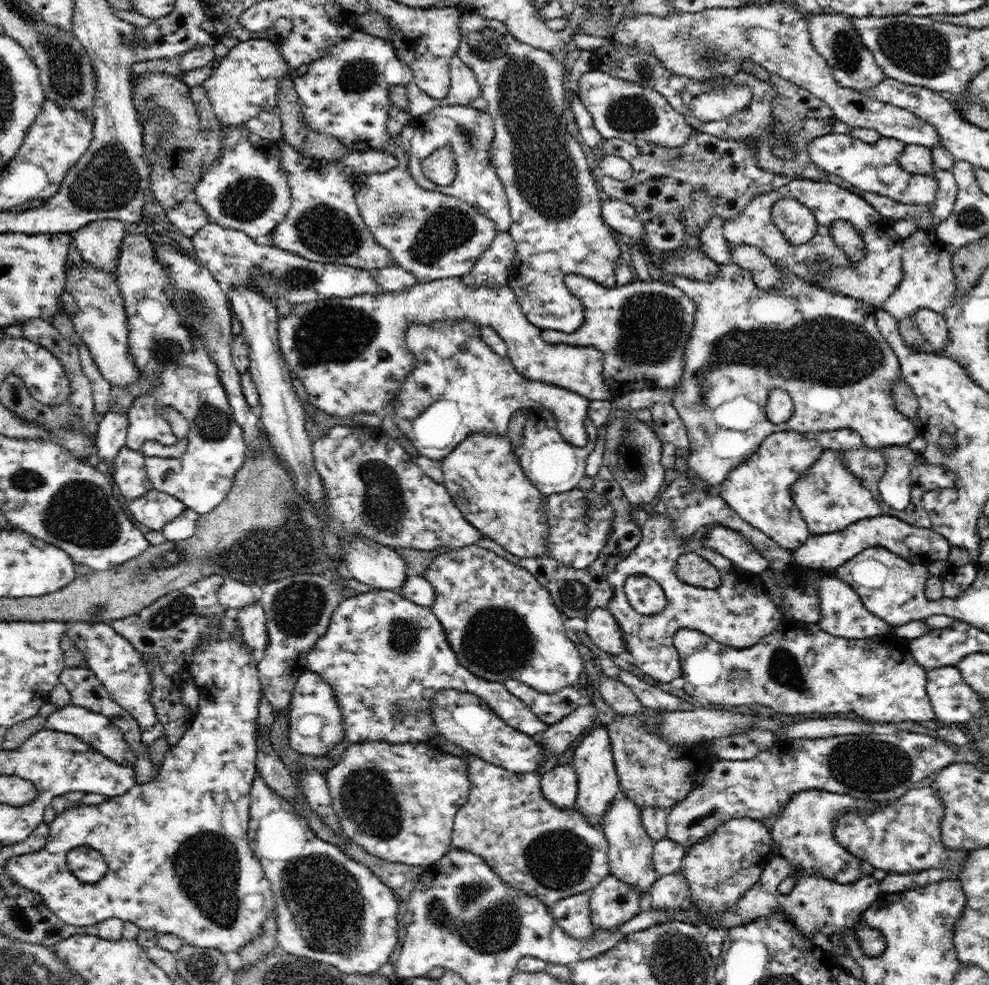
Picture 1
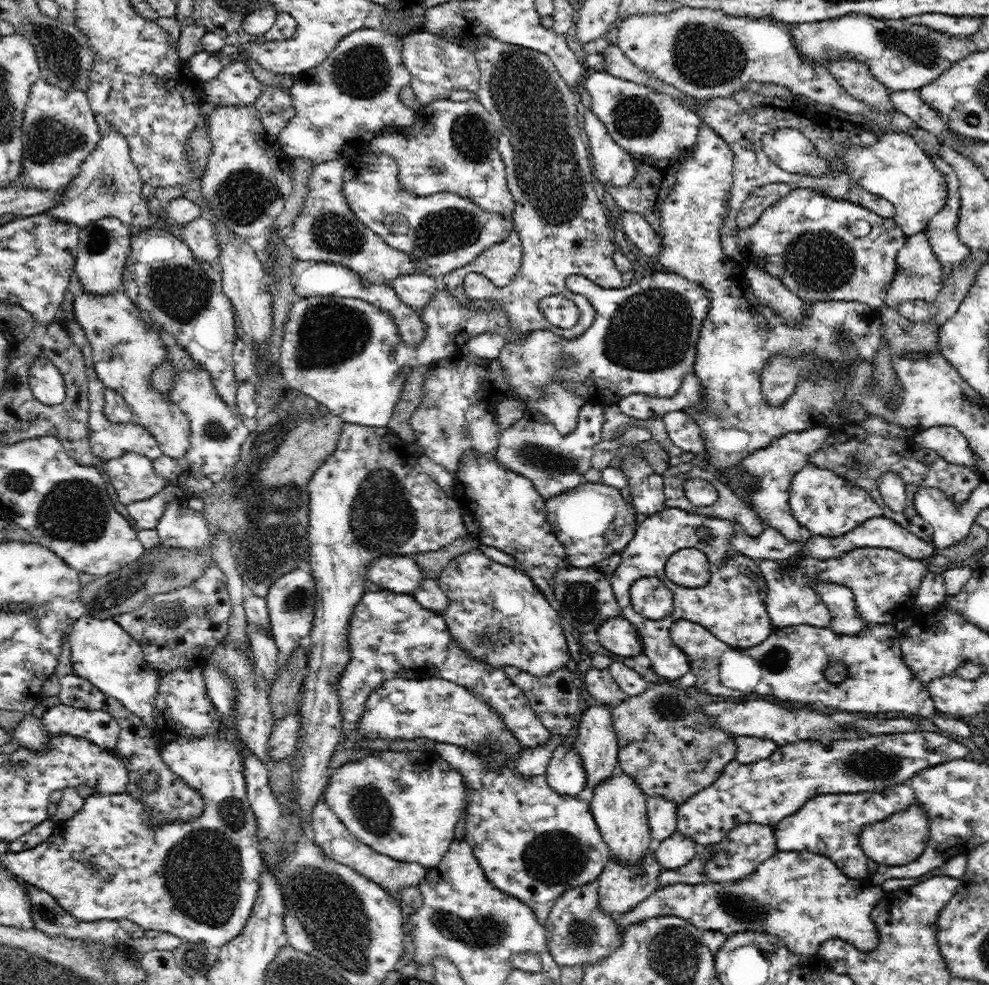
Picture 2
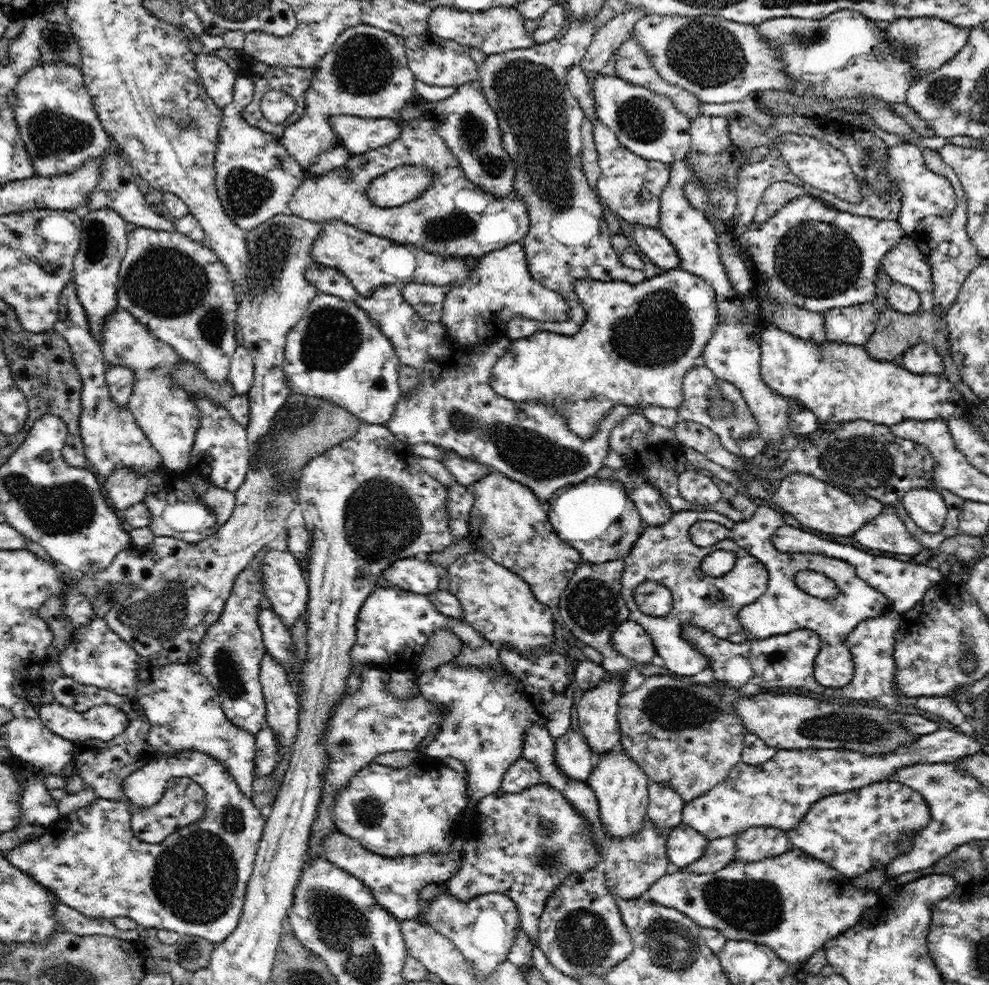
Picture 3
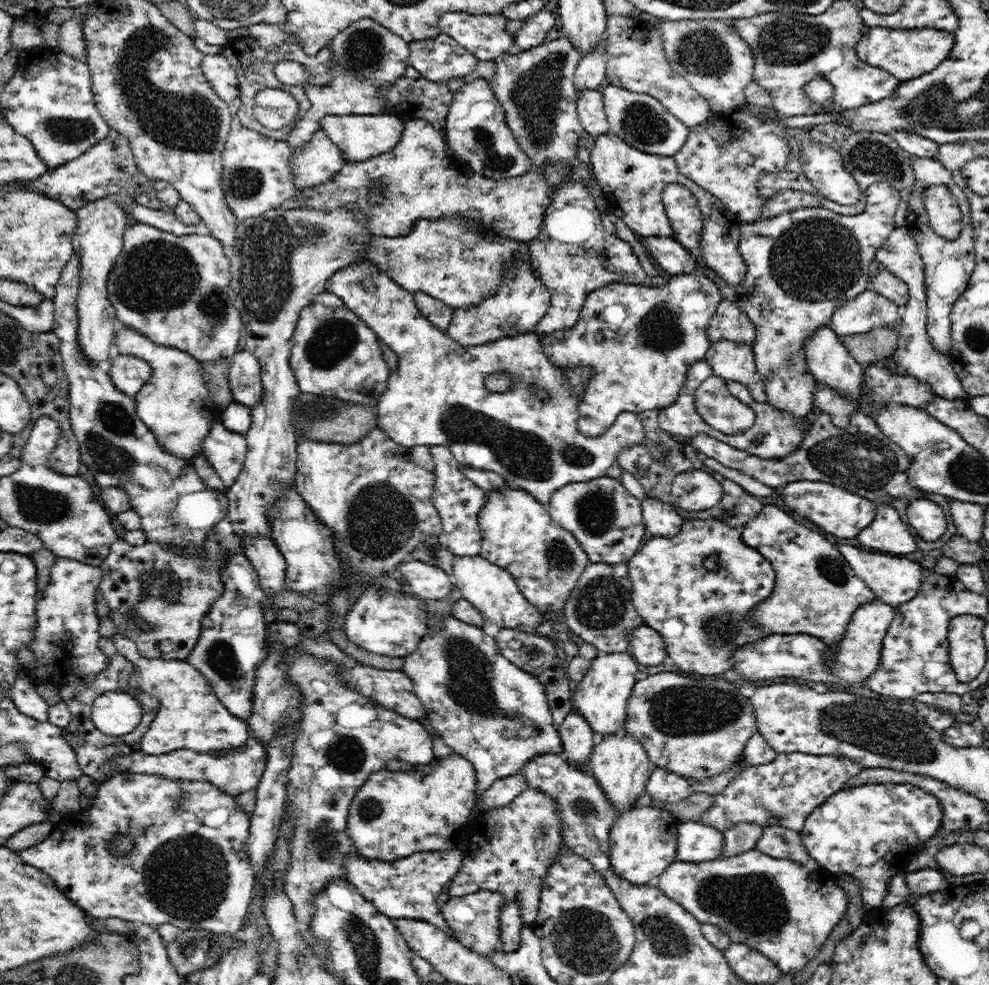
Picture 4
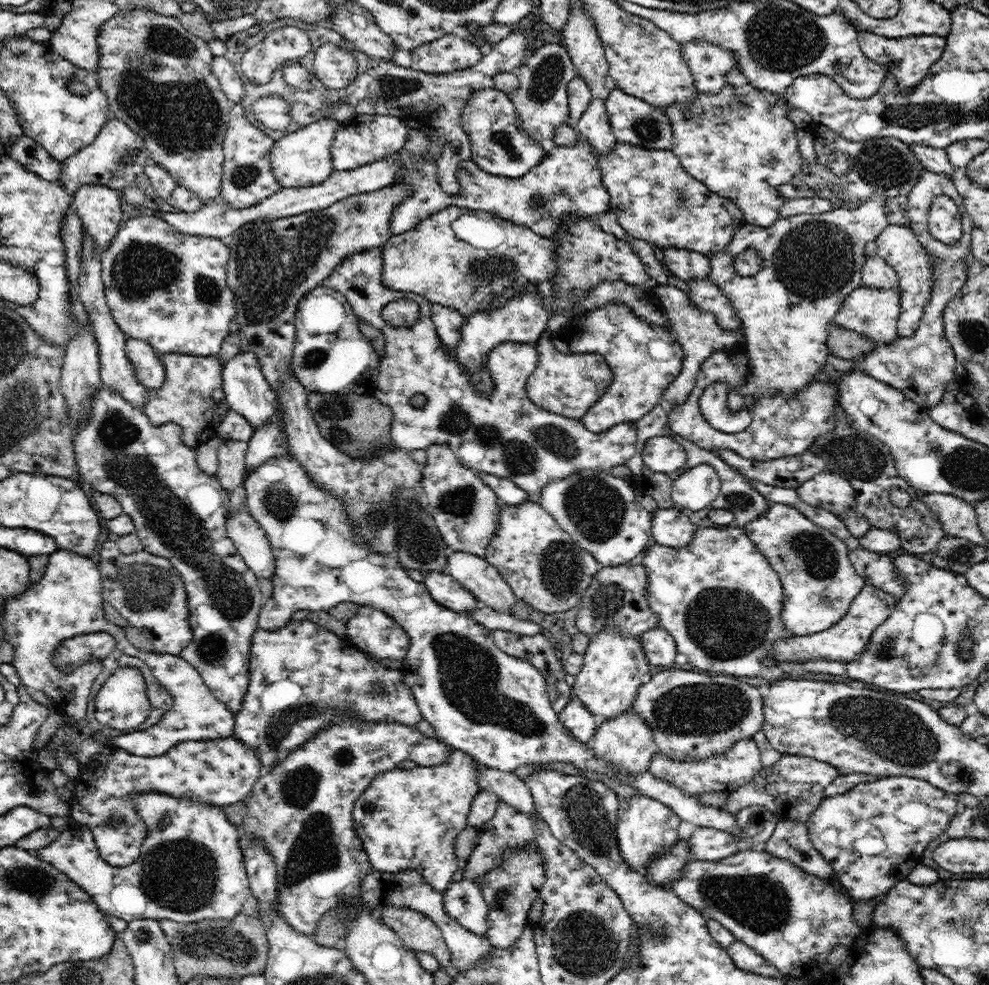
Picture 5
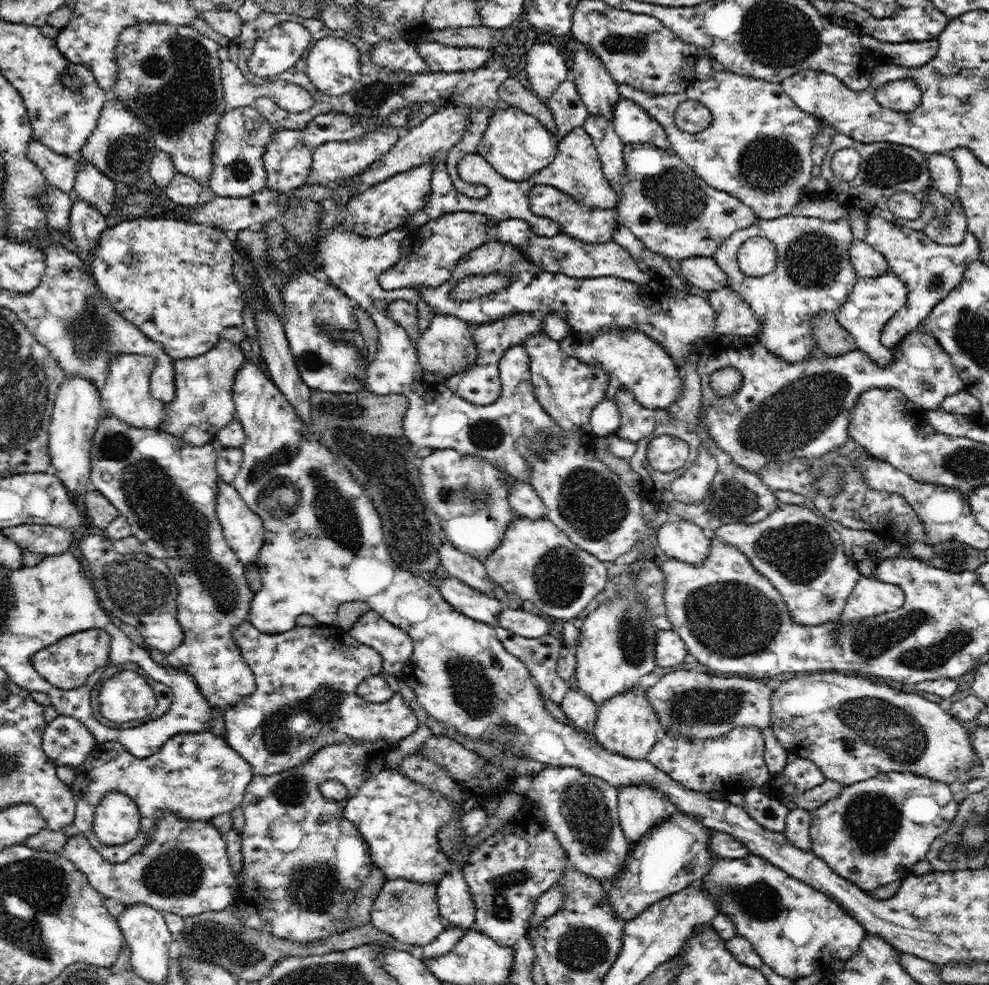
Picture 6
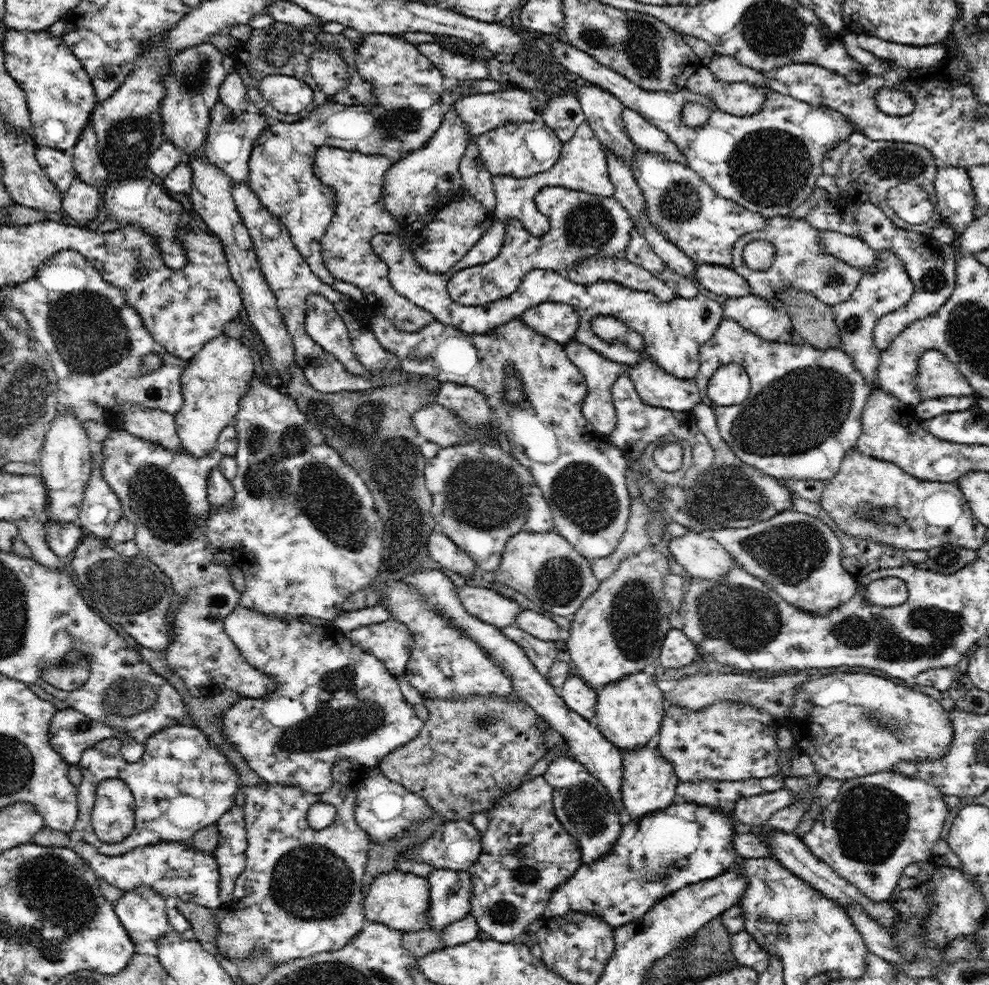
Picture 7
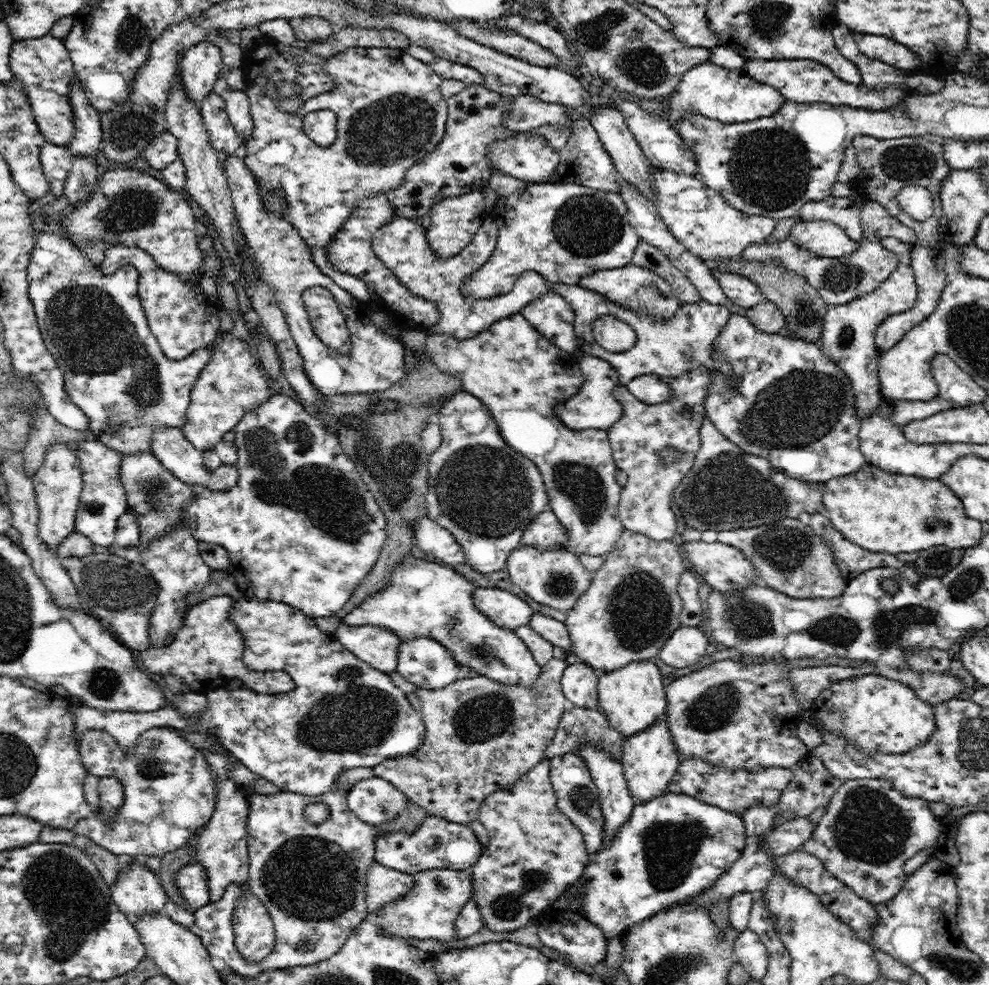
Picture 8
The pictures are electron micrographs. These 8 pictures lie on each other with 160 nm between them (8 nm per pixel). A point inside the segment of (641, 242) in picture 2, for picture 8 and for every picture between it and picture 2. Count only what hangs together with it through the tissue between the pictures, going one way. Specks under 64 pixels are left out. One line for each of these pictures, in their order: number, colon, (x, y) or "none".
3: (652, 243)
4: (671, 255)
5: (686, 265)
6: (704, 273)
7: (723, 281)
8: (740, 291)

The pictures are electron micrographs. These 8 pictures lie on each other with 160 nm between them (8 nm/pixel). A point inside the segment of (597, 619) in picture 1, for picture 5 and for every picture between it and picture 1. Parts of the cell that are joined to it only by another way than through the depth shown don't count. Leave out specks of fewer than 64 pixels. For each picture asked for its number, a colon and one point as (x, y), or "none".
2: (619, 636)
3: (630, 638)
4: (646, 645)
5: (660, 648)

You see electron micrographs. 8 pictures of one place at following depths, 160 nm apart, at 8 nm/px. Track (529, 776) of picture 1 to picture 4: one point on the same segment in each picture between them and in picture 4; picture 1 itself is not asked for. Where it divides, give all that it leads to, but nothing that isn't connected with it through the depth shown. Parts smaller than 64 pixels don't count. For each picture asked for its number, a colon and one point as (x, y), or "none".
2: (533, 843)
3: (524, 845)
4: (510, 848)

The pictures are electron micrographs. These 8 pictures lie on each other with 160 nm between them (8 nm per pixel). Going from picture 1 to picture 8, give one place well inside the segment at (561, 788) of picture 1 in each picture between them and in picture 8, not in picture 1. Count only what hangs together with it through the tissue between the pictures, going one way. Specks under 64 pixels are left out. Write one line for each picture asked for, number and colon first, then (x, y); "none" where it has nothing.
2: (565, 773)
3: (574, 758)
4: (578, 739)
5: (576, 718)
6: (581, 711)
7: (580, 698)
8: (579, 681)

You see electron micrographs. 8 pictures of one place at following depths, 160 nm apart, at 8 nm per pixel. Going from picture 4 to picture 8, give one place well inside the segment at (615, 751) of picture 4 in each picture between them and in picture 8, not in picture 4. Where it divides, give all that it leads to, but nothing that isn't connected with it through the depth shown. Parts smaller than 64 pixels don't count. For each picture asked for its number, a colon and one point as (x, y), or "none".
5: (626, 743)
6: (626, 724)
7: (630, 713)
8: (632, 698)

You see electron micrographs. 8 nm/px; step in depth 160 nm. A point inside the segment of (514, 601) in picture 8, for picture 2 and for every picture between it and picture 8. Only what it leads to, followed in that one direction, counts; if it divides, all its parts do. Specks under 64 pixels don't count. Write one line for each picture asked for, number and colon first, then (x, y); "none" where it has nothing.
2: (401, 574)
3: (416, 574)
4: (426, 581)
5: (444, 589)
6: (479, 606)
7: (490, 606)

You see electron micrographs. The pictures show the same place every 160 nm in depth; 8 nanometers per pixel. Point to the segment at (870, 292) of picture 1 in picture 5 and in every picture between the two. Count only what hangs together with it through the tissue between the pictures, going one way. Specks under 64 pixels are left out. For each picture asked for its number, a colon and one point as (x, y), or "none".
2: (821, 248)
3: (809, 252)
4: (802, 265)
5: (810, 263)

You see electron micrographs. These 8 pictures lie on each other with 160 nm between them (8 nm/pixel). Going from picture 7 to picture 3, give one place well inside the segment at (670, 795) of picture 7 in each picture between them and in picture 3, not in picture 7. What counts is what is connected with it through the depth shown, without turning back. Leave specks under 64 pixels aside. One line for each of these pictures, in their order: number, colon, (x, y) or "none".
3: (633, 864)
4: (643, 841)
5: (646, 828)
6: (640, 807)

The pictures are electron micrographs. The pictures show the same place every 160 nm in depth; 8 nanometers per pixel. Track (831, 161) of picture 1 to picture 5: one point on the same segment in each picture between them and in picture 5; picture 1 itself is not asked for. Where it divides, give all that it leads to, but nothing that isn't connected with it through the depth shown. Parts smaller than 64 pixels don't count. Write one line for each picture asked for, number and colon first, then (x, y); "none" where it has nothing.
2: (895, 168)
3: (924, 193)
4: (944, 214)
5: (944, 220)

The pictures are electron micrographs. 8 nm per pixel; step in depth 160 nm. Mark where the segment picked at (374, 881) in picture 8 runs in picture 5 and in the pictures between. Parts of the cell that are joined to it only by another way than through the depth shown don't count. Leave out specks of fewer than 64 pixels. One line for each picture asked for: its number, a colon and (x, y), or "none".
5: (419, 932)
6: (407, 910)
7: (400, 900)

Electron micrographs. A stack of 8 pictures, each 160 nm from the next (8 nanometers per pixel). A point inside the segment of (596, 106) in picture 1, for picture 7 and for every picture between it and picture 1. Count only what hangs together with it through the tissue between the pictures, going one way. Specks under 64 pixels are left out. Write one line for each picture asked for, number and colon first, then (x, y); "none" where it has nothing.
2: (643, 121)
3: (647, 123)
4: (642, 121)
5: (632, 120)
6: (633, 125)
7: (646, 137)

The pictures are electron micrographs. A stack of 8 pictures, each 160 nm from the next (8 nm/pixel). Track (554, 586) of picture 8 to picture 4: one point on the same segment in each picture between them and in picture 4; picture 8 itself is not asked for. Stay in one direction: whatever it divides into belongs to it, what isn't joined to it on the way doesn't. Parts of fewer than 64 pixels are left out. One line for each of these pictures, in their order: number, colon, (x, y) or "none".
4: (518, 533)
5: (543, 565)
6: (536, 560)
7: (544, 566)

